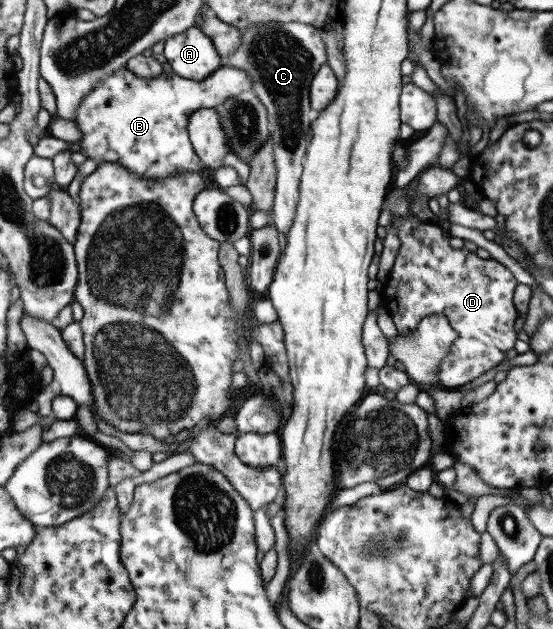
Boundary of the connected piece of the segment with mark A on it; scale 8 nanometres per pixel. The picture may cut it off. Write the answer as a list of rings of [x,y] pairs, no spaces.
[[[197,26],[168,36],[162,54],[175,75],[189,80],[203,80],[221,66],[211,39]]]

